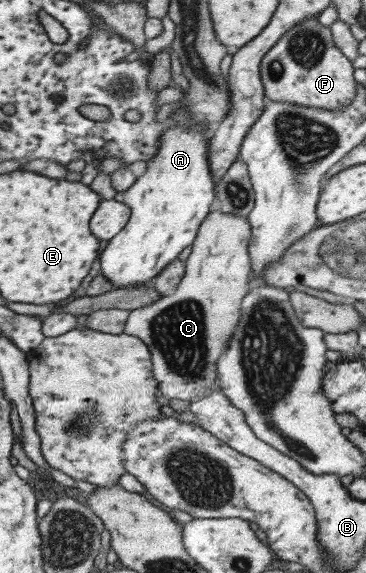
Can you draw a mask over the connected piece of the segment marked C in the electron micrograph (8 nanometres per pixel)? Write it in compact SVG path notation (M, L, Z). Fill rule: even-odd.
M212 208L198 226L196 237L190 246L190 254L185 261L183 276L175 289L162 296L150 306L131 310L123 333L140 339L148 349L151 359L153 379L157 382L157 393L168 399L194 403L201 400L202 395L220 389L216 384L216 359L226 347L226 337L230 337L230 329L236 325L236 317L240 316L242 297L252 287L250 282L250 258L248 258L248 239L250 224L246 216L222 213Z

